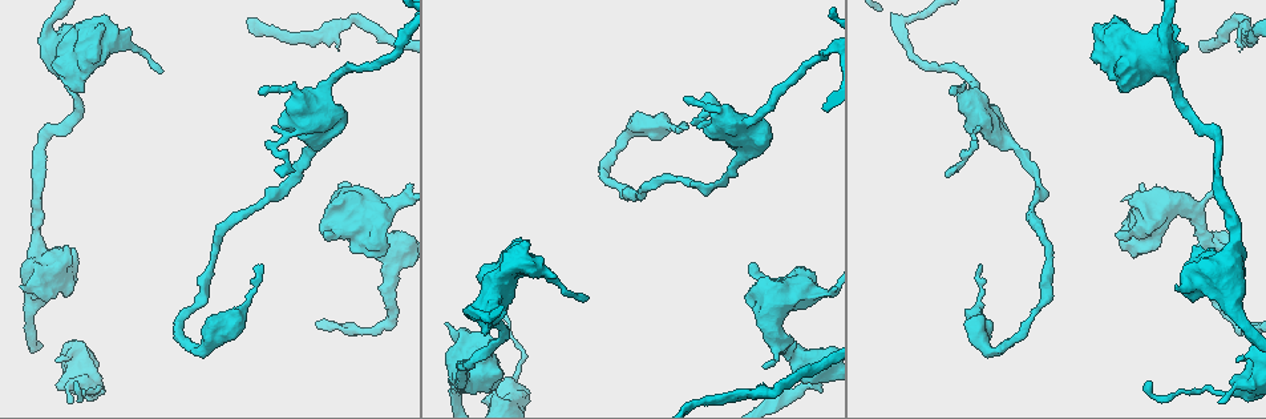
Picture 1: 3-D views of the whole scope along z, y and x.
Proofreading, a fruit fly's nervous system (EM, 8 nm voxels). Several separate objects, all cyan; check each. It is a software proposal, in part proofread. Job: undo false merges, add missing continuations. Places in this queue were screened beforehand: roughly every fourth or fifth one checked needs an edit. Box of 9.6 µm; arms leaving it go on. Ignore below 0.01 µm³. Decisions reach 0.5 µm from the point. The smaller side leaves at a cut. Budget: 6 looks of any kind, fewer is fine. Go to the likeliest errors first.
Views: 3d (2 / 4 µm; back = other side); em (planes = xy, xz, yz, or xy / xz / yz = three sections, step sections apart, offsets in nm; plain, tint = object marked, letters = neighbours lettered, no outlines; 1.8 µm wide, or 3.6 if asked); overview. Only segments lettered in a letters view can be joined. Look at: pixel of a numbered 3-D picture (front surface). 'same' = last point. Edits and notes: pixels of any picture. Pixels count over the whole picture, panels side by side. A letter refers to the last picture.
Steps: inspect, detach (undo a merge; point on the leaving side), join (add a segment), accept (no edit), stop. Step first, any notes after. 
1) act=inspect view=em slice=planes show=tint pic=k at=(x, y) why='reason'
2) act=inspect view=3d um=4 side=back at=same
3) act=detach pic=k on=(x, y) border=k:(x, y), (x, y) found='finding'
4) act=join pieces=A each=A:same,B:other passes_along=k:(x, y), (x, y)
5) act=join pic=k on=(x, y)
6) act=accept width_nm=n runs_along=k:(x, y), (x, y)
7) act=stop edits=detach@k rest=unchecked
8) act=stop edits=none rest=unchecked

act=inspect view=3d um=4 pic=1 at=(1241, 359) why='branch stops here'

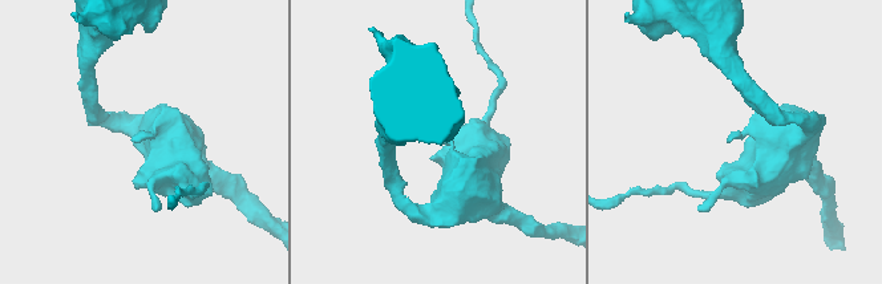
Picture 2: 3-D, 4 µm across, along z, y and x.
act=inspect view=em um=3.6 slice=planes show=letters pic=2 at=(734, 138) why='shape alone is not enough'

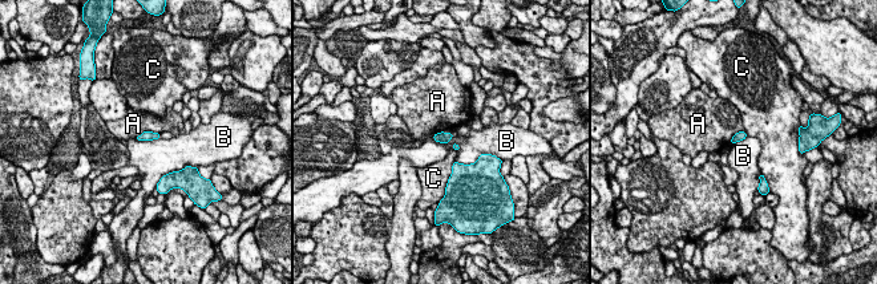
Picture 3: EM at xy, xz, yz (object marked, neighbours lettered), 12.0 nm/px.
act=accept each=A:other,B:other,C:other border=3:(485, 153), (471, 163), (455, 161) found='no lettered segment goes on from it'

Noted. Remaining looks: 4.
act=inspect view=3d um=2 side=back pic=1 at=(76, 384) why='thin end'

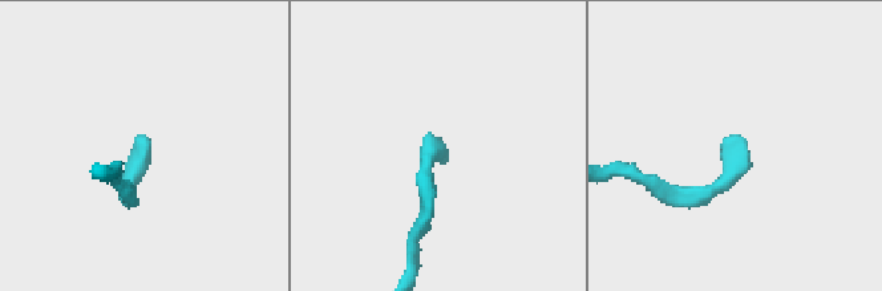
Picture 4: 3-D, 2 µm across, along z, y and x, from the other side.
act=inspect view=em slice=planes show=letters pic=4 at=(447, 158)

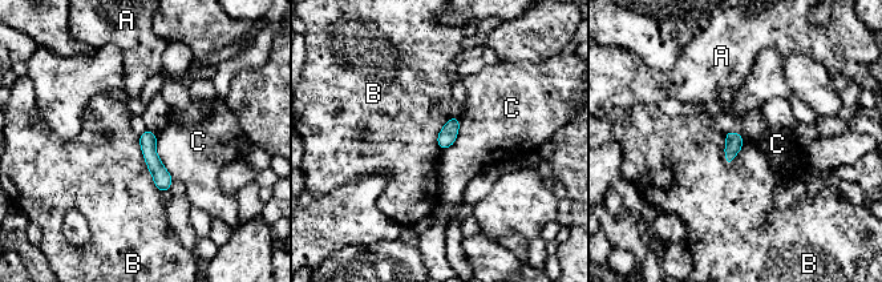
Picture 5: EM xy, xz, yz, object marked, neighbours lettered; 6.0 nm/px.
act=accept each=A:other,B:other,C:other found='no lettered segment goes on from it'

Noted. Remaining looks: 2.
act=inspect view=em slice=xz step=8 show=tint pic=1 at=(1234, 324) why='sharp bend'

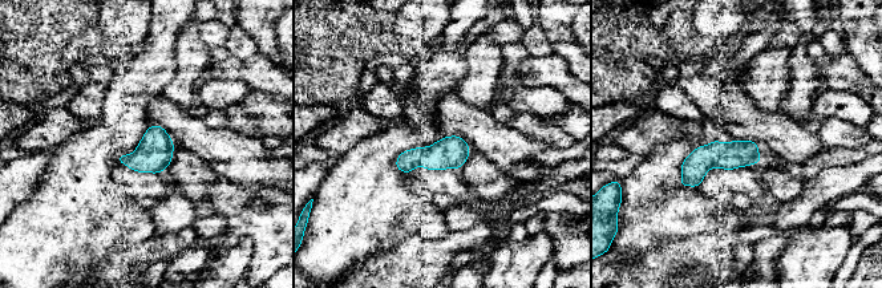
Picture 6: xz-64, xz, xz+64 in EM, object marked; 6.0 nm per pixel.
act=inspect view=em slice=planes show=letters at=same

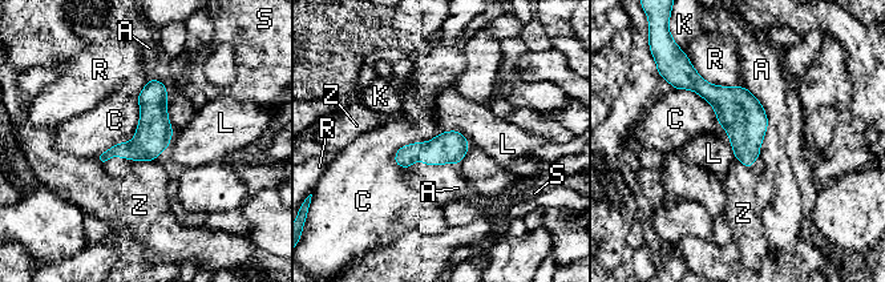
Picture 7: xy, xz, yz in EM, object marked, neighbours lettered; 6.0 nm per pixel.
act=accept width_nm=190 each=A:other,C:other,K:other,L:other,R:other,S:other,Z:other border=7:(138, 96), (134, 136), (96, 156) found='all the same neuron'

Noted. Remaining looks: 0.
act=stop edits=none rest=unchecked

